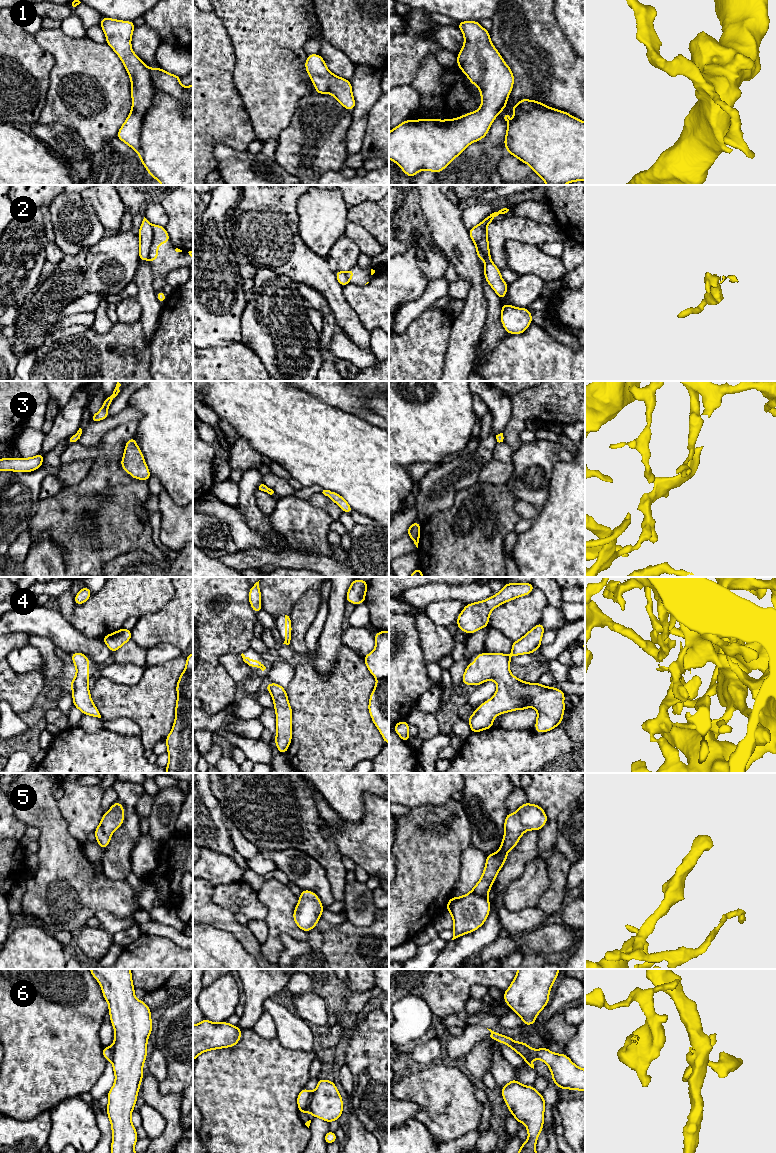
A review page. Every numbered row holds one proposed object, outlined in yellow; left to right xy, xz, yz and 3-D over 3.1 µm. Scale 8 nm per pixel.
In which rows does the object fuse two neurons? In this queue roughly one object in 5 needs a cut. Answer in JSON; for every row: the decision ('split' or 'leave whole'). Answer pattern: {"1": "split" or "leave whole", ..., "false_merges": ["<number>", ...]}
{"1": "leave whole", "2": "split", "3": "leave whole", "4": "leave whole", "5": "leave whole", "6": "split", "false_merges": ["2", "6"]}

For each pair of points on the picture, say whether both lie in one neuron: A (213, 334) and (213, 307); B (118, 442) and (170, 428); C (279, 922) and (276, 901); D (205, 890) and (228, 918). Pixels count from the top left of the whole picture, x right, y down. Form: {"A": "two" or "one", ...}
{"A": "one", "B": "two", "C": "one", "D": "one"}

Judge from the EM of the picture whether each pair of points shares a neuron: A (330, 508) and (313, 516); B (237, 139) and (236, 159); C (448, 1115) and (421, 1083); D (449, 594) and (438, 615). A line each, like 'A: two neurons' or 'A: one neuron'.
A: two neurons
B: two neurons
C: one neuron
D: two neurons

